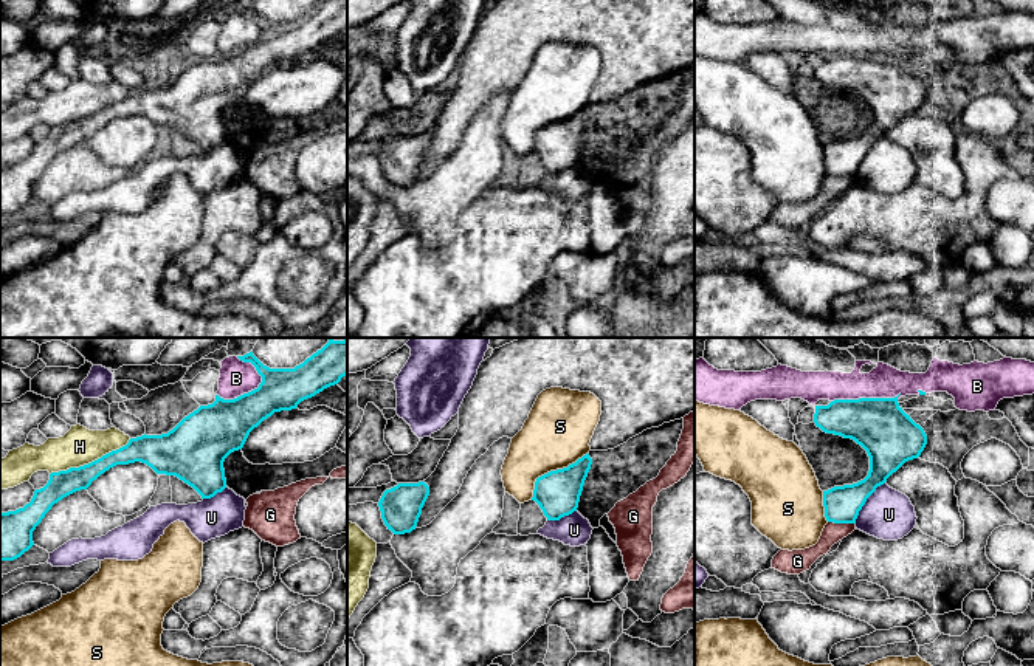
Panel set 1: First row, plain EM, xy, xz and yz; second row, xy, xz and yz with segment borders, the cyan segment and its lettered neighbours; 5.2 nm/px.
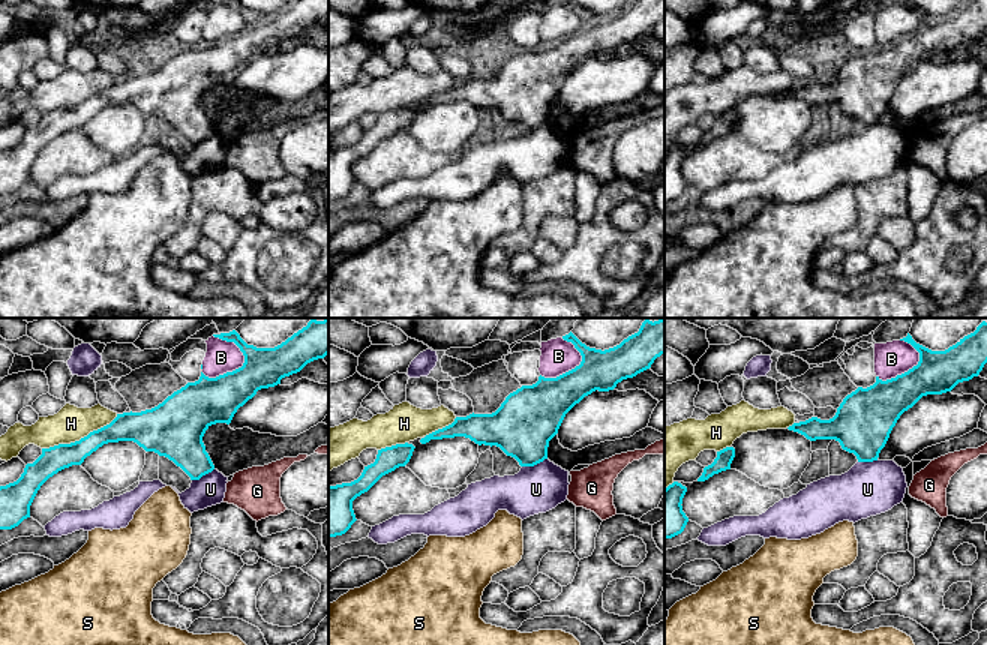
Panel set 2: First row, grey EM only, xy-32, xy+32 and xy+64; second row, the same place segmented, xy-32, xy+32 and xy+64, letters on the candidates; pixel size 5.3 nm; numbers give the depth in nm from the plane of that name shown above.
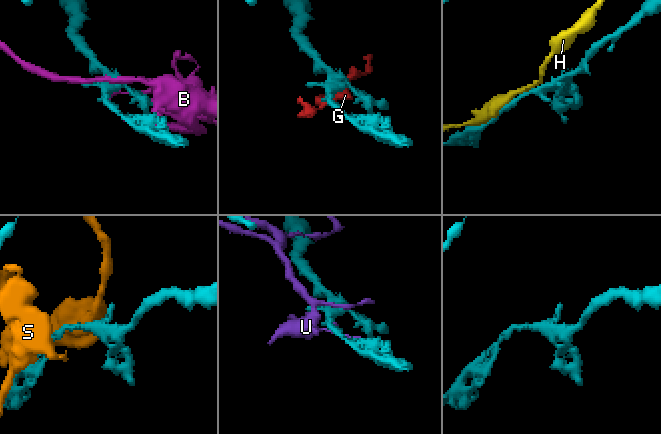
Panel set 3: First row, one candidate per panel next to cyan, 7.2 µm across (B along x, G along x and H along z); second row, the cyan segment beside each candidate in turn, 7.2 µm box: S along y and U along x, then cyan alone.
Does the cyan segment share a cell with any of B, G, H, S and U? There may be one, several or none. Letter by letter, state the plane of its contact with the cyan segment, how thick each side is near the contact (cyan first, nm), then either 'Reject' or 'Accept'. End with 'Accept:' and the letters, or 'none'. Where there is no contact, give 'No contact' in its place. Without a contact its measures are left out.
B: Touches cyan in xy. Thickness 280 nm (cyan) against 180 nm. Reject
G: Touches cyan in yz. Thickness 190 nm (cyan) against 100 nm. Reject
H: Touches cyan in xy. Thickness 140 nm (cyan) against 200 nm. Reject
S: Touches cyan in xz. Thickness 240 nm (cyan) against 340 nm. Reject
U: Touches cyan in yz. Thickness 190 nm (cyan) against 260 nm. Reject
Accept: none

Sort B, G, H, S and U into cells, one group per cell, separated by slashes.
B / G / H / S / U

